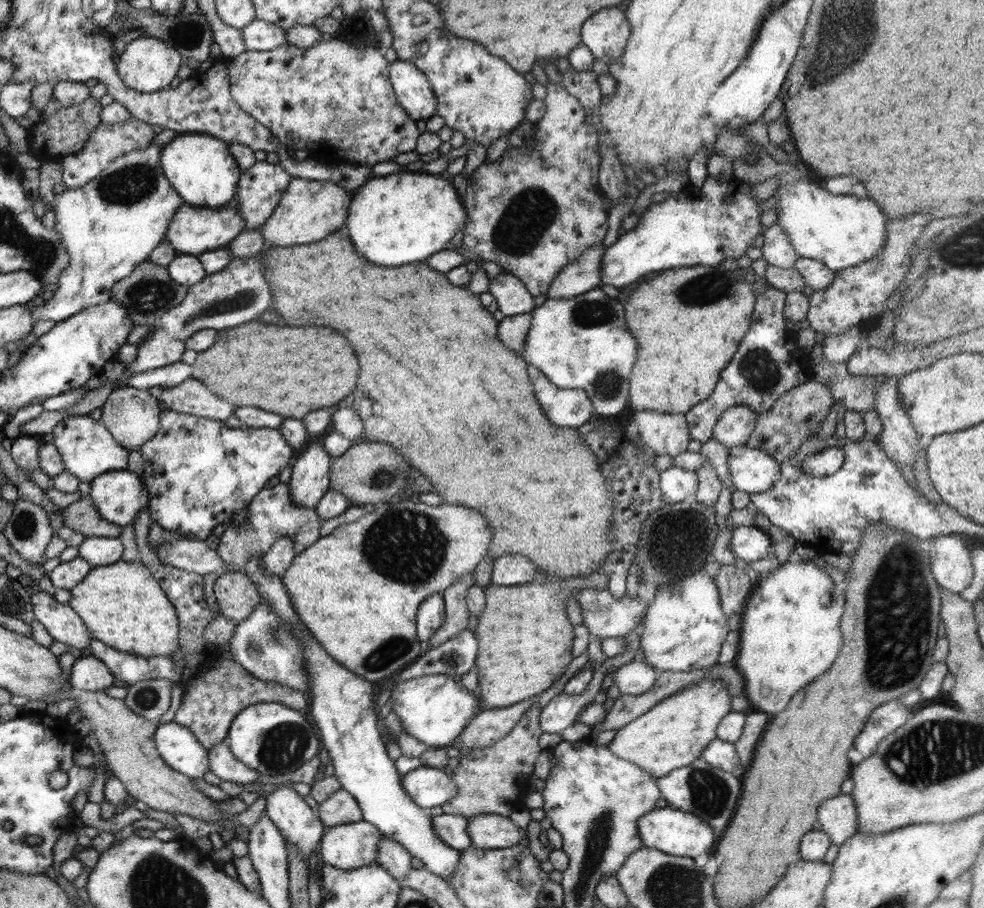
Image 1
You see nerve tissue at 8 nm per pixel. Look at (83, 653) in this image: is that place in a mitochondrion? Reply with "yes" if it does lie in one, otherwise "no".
no

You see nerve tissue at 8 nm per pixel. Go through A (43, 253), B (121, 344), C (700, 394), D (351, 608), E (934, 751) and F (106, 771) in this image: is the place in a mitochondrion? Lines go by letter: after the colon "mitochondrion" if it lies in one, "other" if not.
A: mitochondrion
B: other
C: other
D: other
E: mitochondrion
F: other

